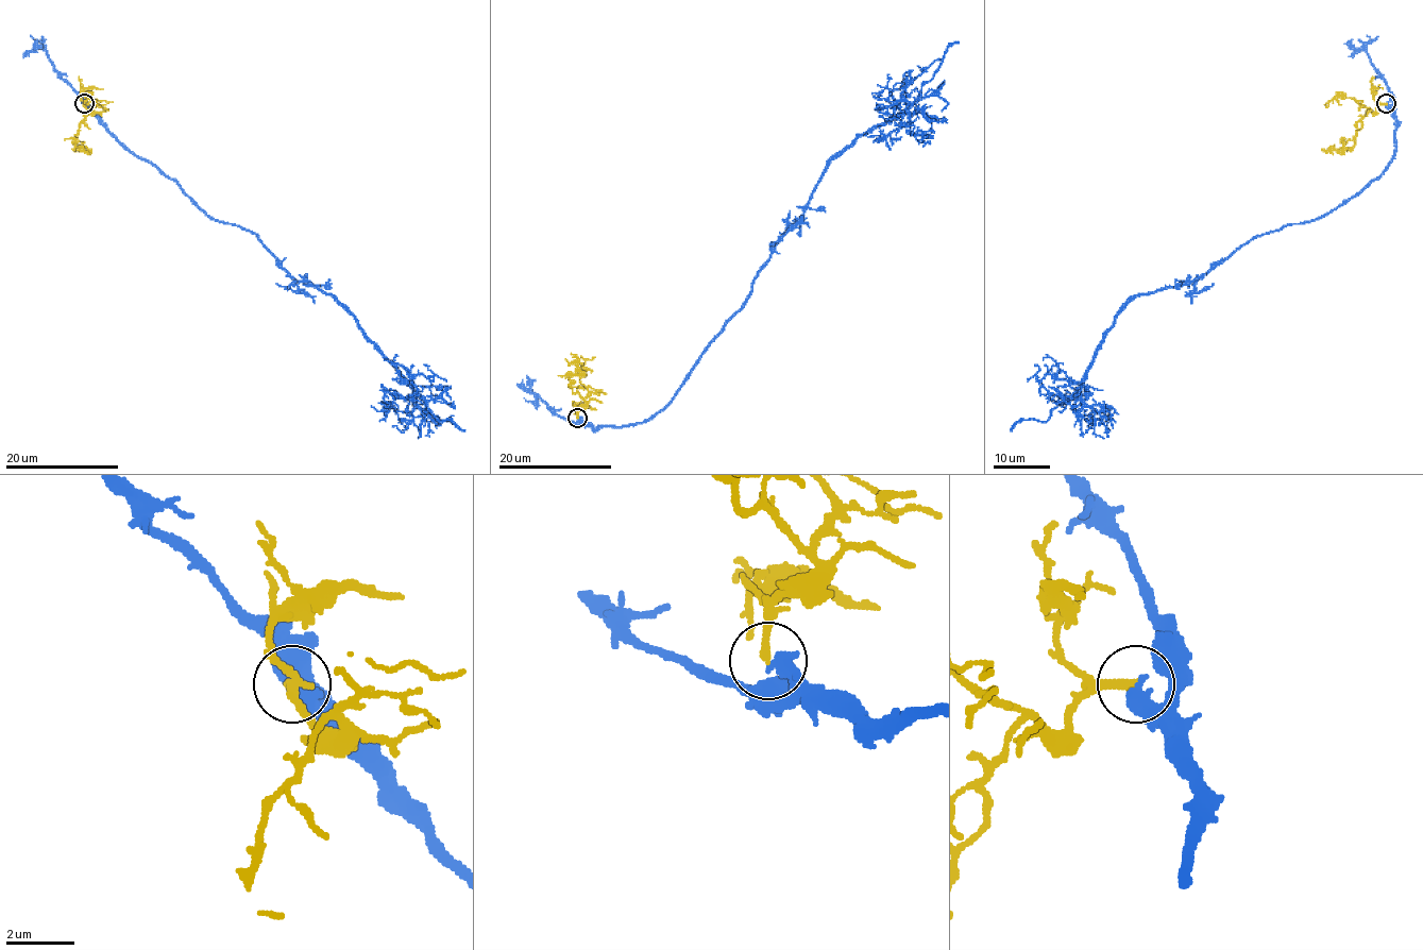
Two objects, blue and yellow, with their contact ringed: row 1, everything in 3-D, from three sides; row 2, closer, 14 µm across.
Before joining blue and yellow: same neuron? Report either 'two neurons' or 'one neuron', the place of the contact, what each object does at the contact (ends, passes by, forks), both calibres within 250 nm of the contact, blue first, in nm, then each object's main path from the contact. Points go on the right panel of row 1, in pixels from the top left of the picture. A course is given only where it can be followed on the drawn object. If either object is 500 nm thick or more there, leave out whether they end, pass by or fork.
two neurons; at (1386, 103); blue ends there; yellow ends there; 420 nm thick on the blue side, 240 nm on the other; blue runs (1387, 103), (1395, 153), (1378, 176), (1193, 281), (1135, 297), (1084, 383), (1046, 421), (1011, 431); yellow runs (1387, 103), (1374, 112), (1370, 111), (1351, 140), (1336, 150), (1321, 149)

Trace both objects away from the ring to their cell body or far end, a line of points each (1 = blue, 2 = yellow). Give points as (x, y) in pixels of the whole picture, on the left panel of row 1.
1: (84, 103), (215, 221), (257, 237), (298, 281), (332, 297), (439, 421), (464, 431)
2: (84, 103), (88, 112), (91, 111), (79, 128), (75, 140), (83, 150), (77, 149)

